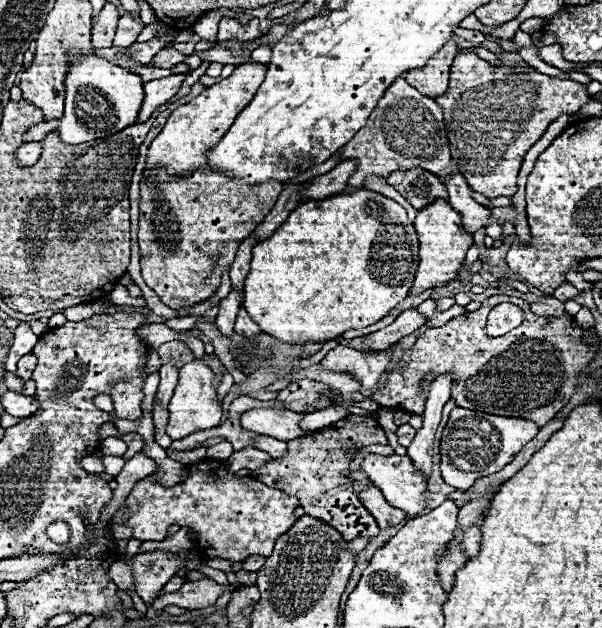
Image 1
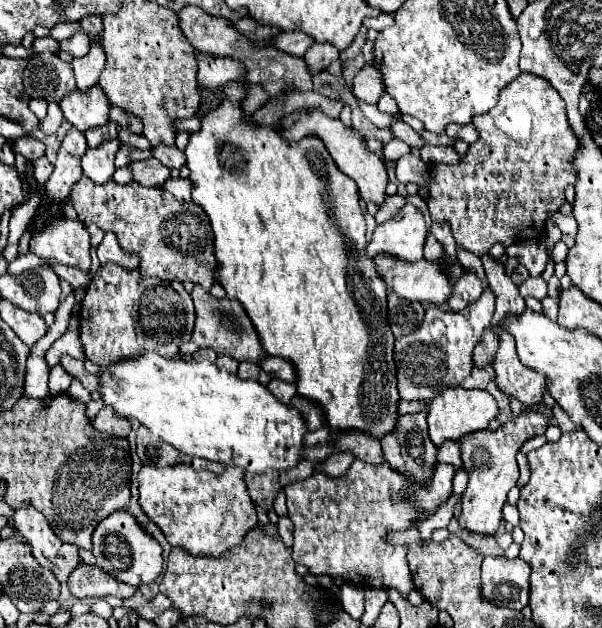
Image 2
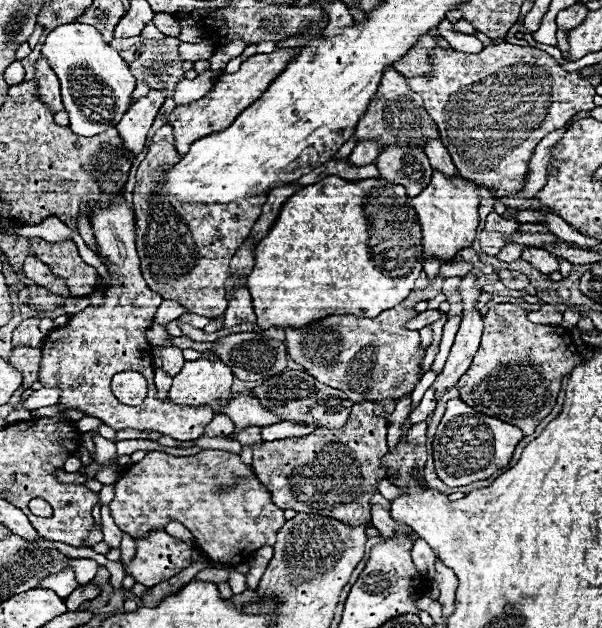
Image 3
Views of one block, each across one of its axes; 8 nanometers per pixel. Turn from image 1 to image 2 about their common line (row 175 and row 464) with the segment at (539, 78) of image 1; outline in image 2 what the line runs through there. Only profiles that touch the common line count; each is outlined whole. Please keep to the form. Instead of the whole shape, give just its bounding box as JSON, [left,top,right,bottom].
[458,412,548,534]

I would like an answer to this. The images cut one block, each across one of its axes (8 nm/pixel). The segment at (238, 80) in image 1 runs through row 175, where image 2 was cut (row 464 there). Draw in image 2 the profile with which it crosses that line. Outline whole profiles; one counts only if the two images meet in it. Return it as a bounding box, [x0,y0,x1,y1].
[138,464,258,556]

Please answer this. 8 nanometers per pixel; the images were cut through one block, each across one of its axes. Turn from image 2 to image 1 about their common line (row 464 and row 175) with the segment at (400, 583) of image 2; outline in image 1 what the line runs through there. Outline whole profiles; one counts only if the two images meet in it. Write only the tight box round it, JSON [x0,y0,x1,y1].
[338,78,458,194]

